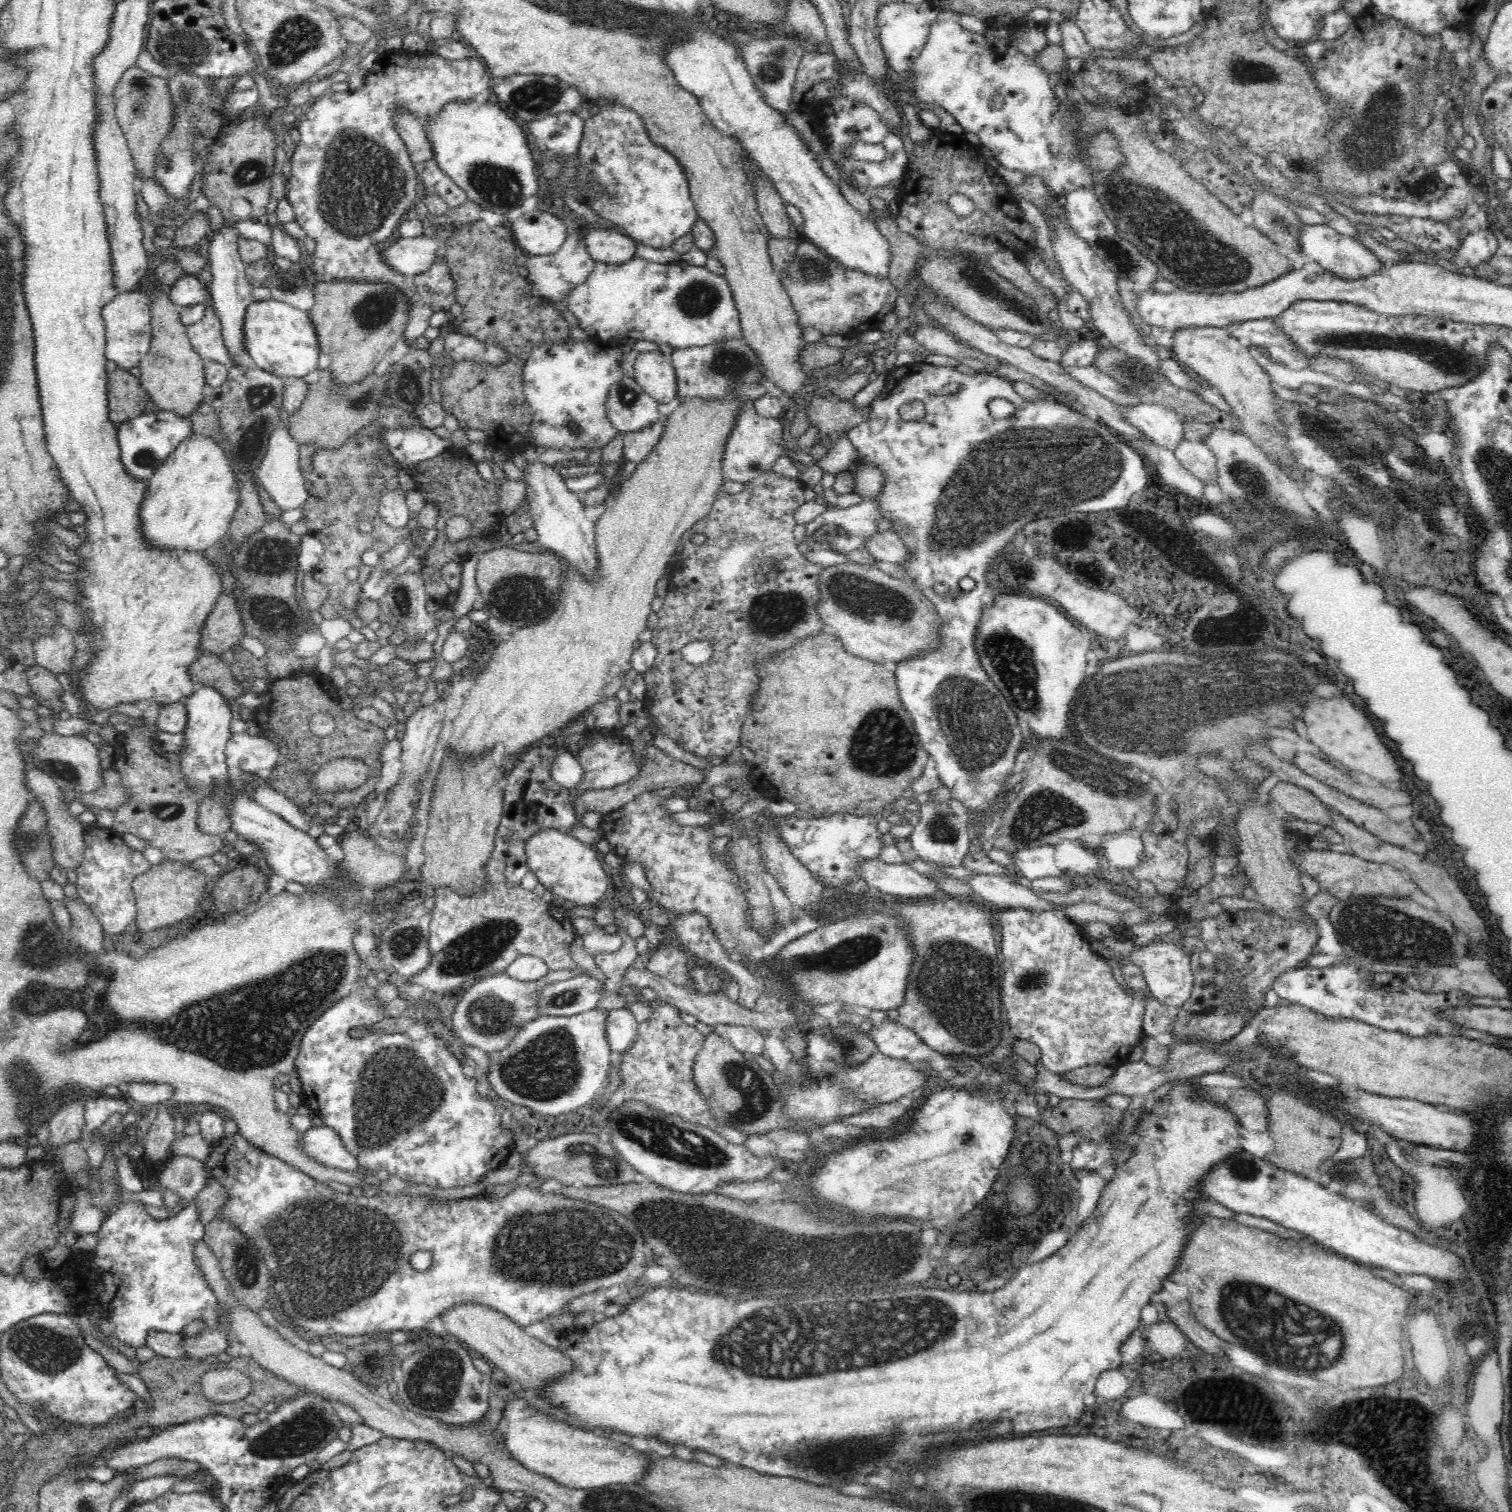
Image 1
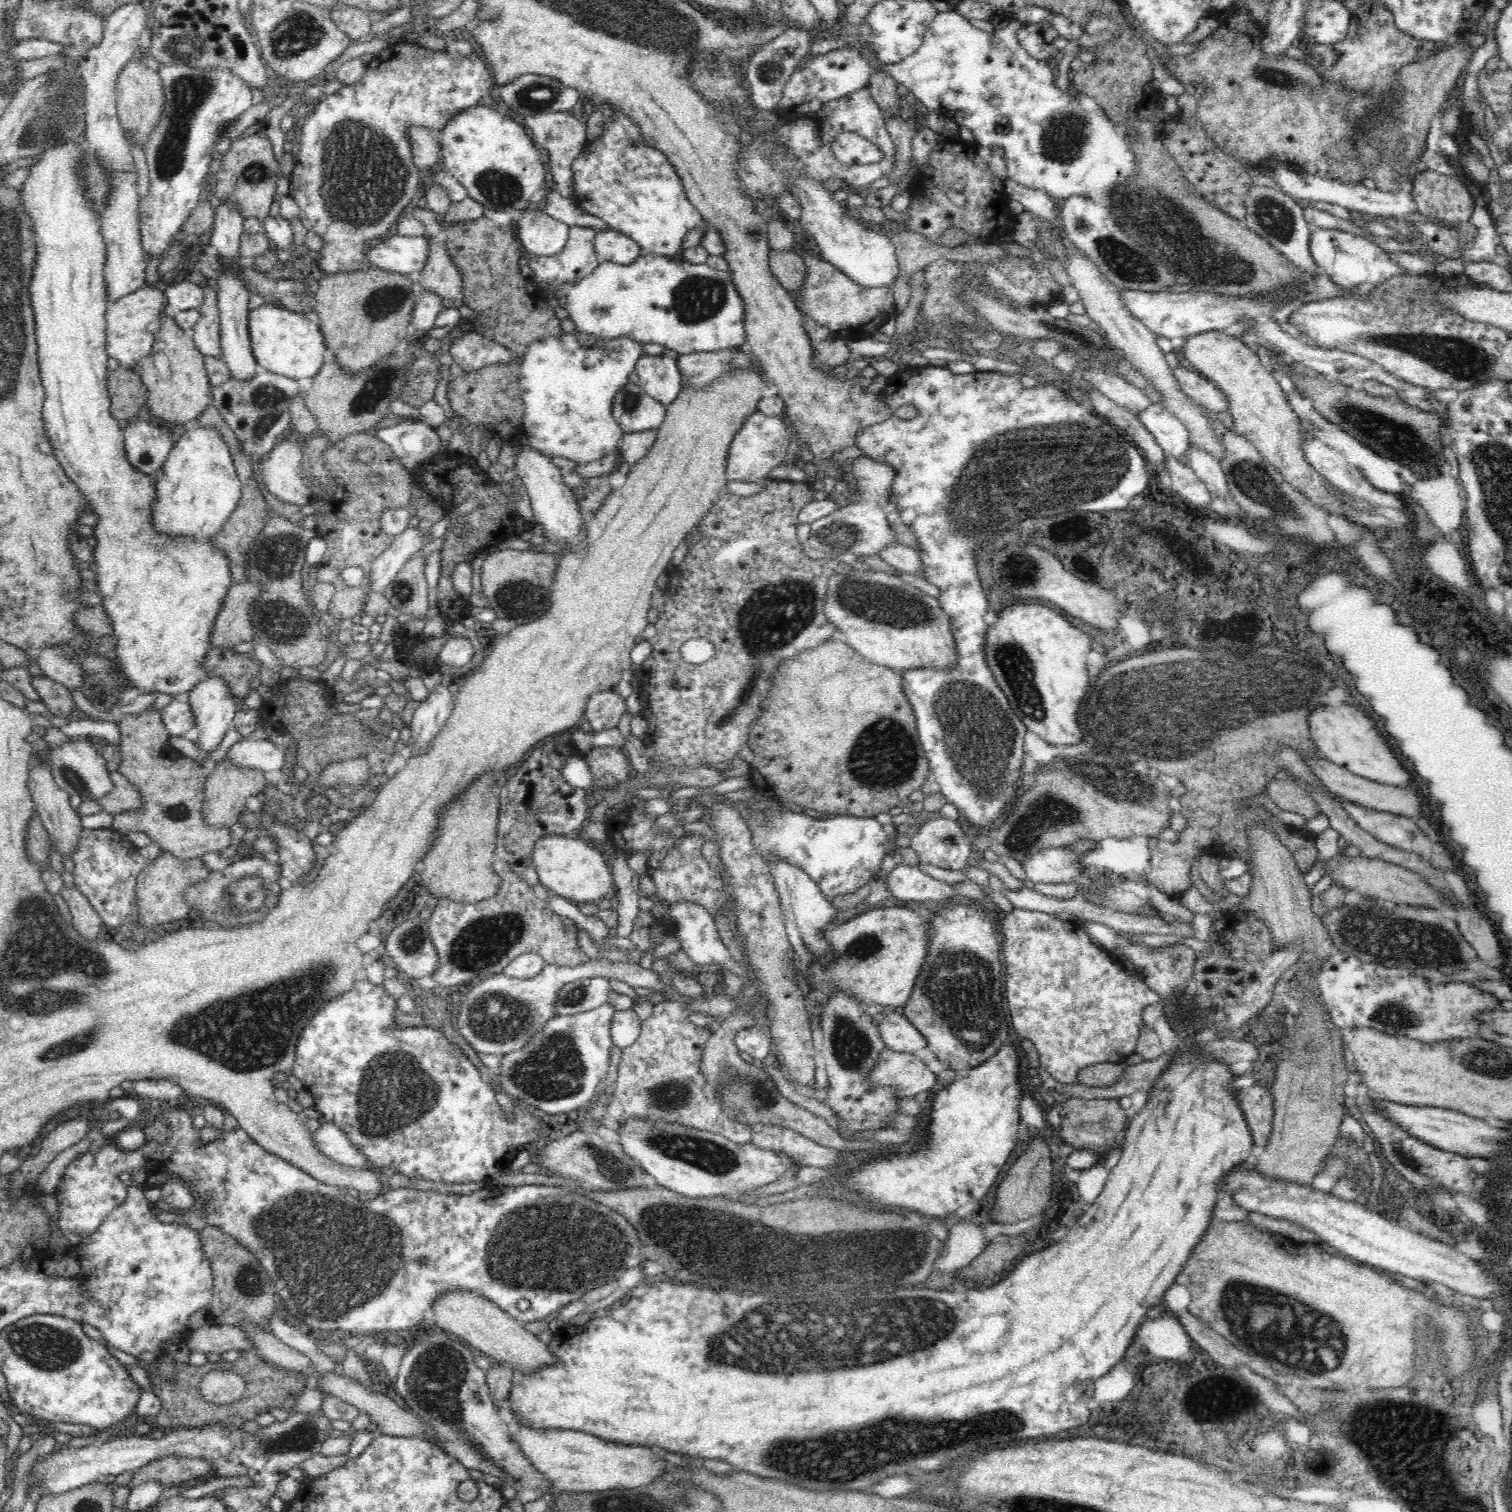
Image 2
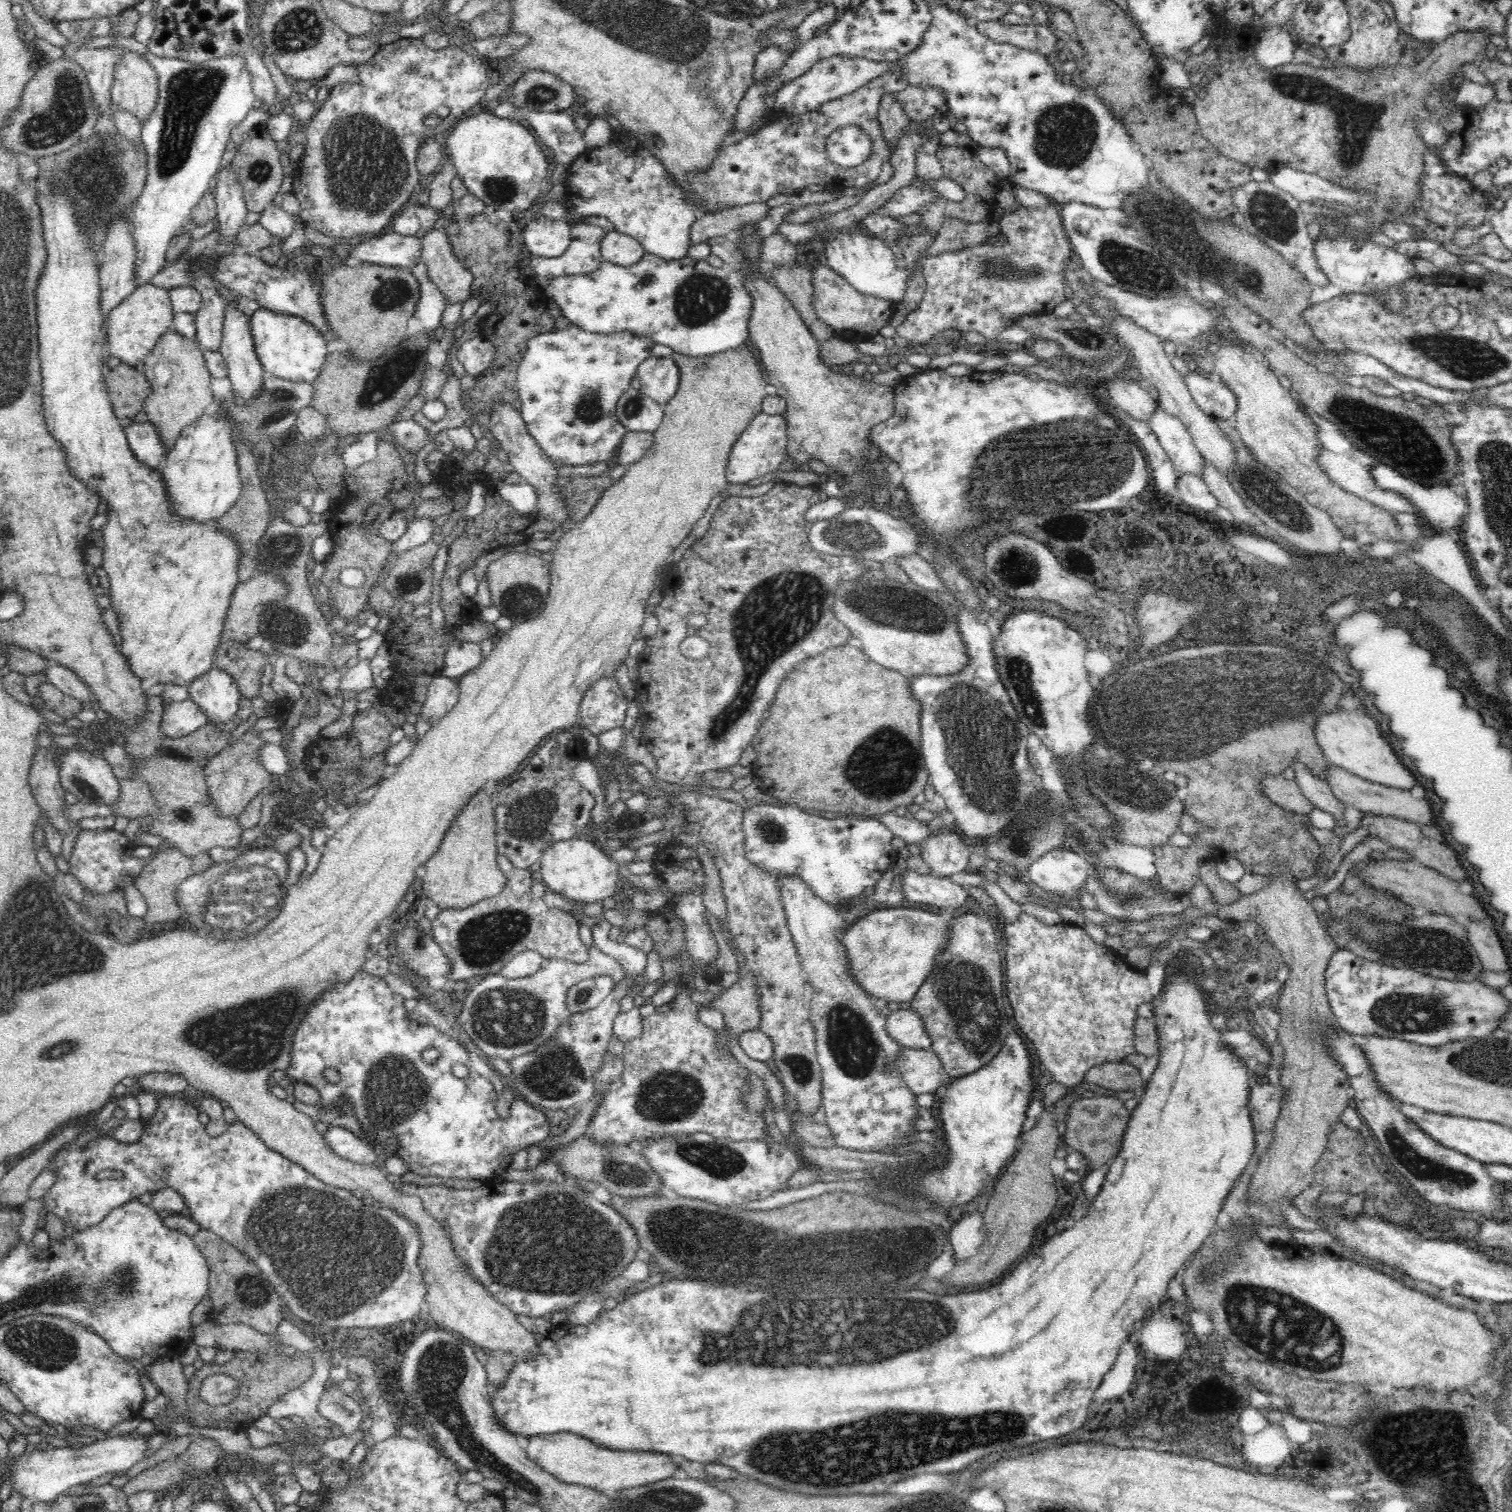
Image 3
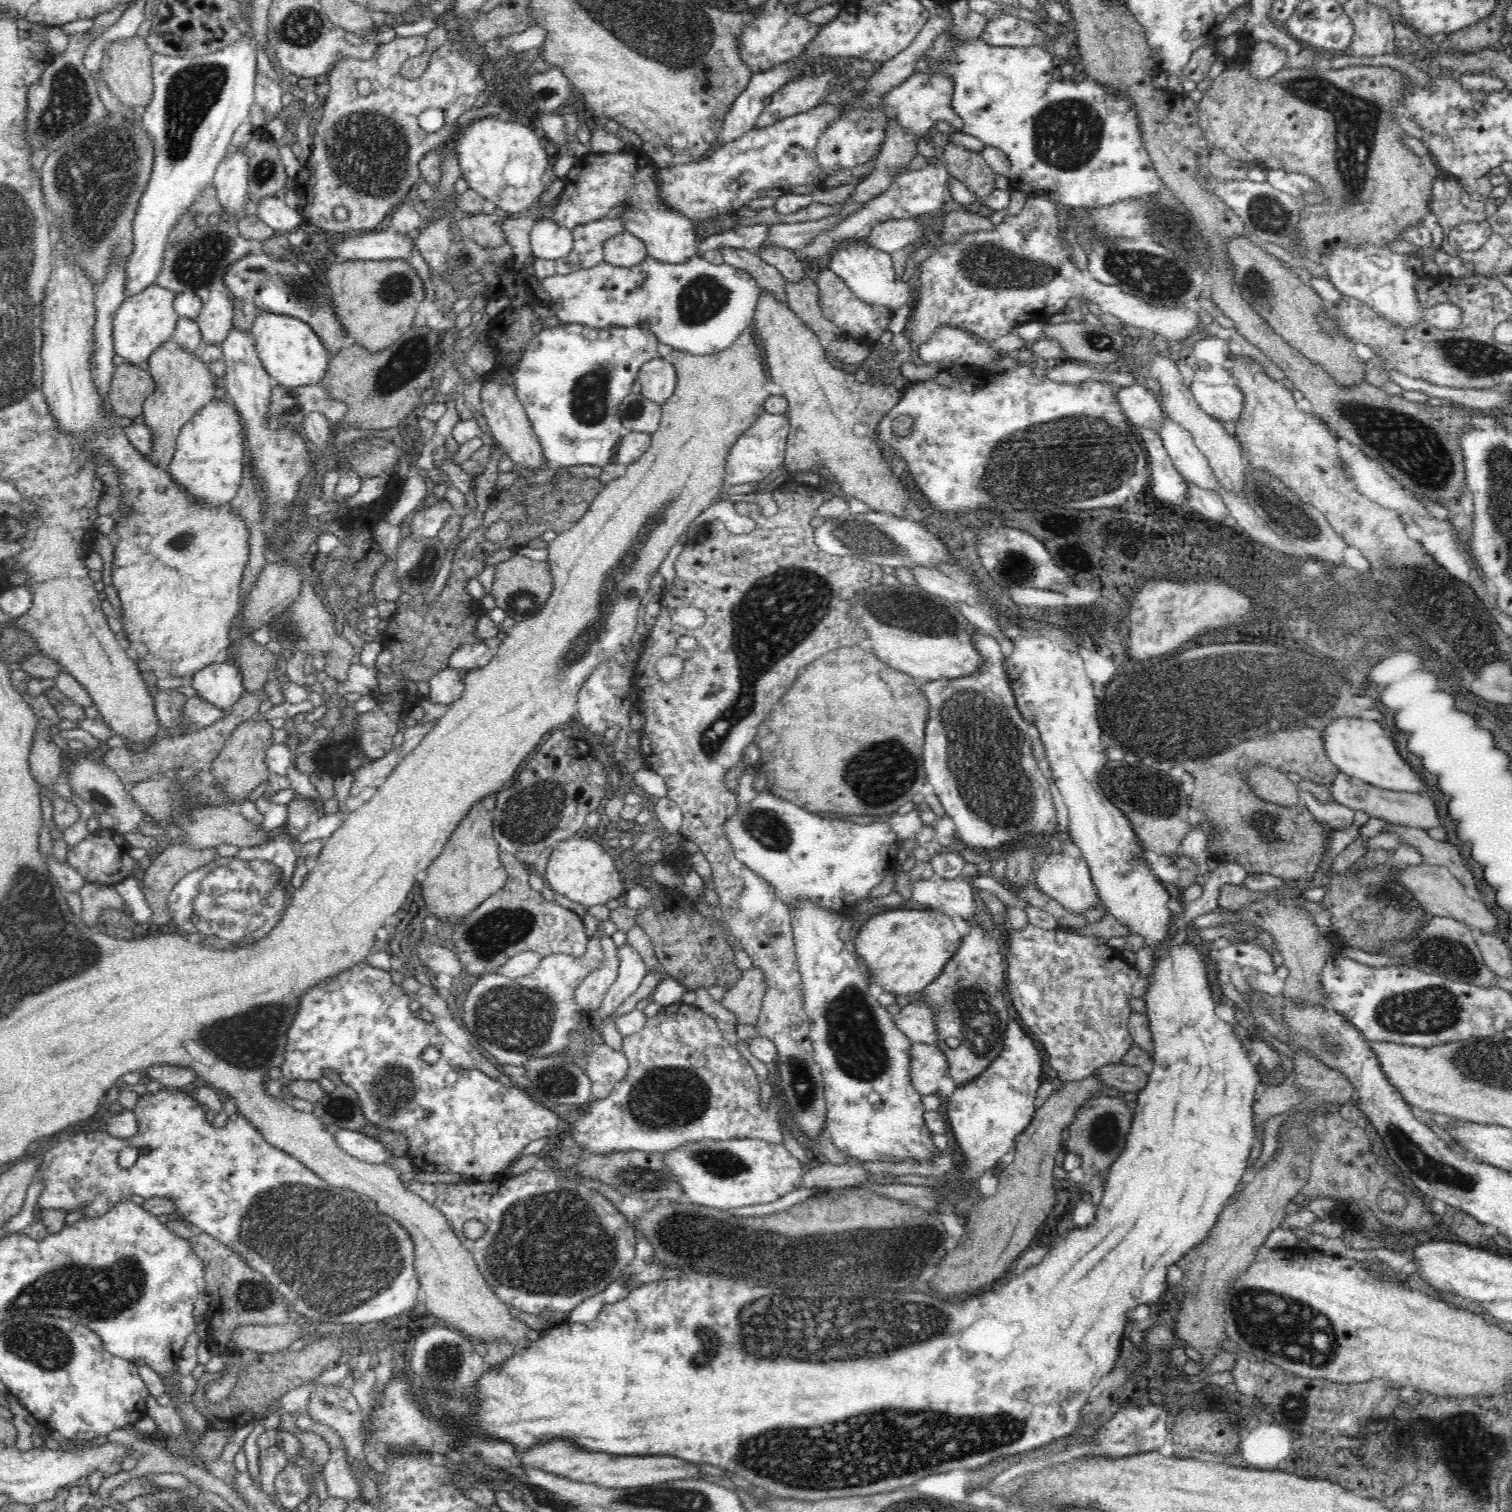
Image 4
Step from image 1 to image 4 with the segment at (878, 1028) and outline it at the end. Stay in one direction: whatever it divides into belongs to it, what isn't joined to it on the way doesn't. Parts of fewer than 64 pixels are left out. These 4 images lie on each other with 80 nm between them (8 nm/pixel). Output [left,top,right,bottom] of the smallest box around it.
[893,1003,938,1044]

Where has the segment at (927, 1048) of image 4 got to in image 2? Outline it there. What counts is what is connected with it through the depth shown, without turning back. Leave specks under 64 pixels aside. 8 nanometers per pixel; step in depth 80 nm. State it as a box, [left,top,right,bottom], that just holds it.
[867,1049,936,1097]

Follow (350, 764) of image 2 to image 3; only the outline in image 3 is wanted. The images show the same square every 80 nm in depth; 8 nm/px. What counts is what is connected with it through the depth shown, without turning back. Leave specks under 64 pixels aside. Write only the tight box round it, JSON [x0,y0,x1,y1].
[352,707,395,758]

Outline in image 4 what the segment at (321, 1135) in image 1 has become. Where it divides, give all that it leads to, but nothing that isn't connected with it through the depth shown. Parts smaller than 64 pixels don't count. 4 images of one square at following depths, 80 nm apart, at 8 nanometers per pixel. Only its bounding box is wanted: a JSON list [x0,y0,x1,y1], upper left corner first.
[334,1128,394,1164]

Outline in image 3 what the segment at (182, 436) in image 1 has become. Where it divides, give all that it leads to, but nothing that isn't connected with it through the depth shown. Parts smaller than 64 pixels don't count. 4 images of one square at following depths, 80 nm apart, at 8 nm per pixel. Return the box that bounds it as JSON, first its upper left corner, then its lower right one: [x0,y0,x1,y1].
[125,423,167,469]

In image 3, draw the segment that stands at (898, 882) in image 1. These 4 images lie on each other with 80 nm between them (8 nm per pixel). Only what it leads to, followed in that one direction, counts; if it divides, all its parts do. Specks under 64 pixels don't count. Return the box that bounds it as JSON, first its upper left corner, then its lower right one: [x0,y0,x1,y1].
[902,869,967,913]

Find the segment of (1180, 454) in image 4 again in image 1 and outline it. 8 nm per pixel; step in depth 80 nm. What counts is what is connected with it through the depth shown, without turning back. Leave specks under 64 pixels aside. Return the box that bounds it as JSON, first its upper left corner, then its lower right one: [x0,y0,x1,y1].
[1118,403,1185,452]

